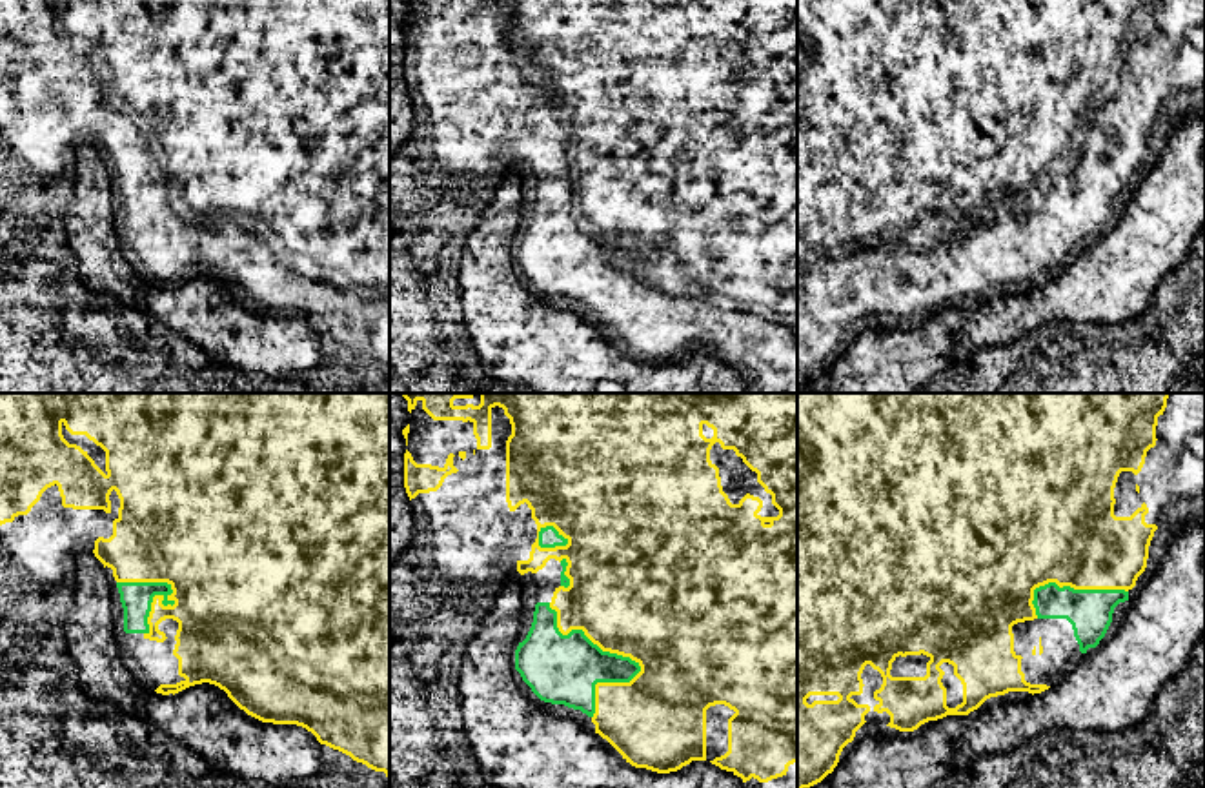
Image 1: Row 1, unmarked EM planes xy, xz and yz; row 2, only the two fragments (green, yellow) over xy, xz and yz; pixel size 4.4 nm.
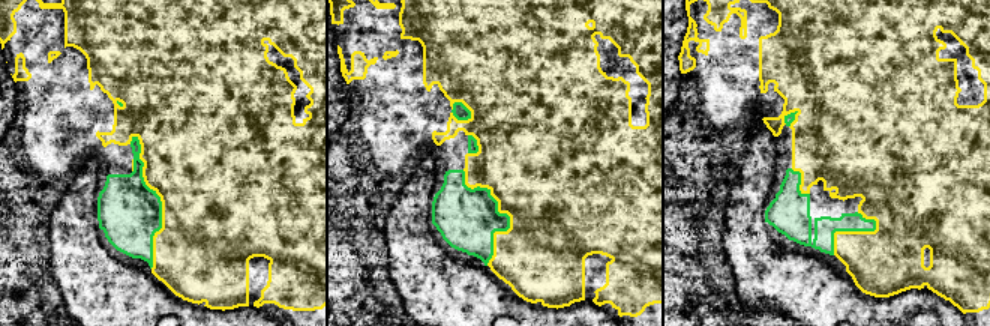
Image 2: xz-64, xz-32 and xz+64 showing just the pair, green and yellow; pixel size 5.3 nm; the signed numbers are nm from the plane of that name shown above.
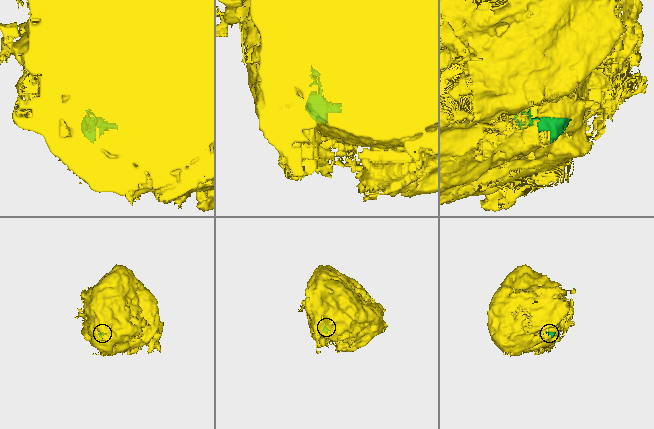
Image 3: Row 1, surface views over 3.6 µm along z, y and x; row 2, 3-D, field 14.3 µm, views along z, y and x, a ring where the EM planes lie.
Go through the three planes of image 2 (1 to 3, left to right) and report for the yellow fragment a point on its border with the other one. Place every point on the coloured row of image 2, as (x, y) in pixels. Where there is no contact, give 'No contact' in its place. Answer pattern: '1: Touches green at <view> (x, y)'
1: Touches green at xz-64 (161, 202)
2: Touches green at xz-32 (504, 214)
3: Touches green at xz+64 (848, 230)

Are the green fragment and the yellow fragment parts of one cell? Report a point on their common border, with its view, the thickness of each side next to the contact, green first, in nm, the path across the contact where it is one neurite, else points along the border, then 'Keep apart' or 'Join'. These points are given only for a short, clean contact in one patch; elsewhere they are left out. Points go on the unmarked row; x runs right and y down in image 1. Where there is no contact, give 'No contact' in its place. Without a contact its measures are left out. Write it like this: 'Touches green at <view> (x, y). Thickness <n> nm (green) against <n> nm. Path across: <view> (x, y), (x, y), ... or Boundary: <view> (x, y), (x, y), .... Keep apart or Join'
Touches green at xz (627, 250). Thickness 280 nm (green) against 500 nm. Join

